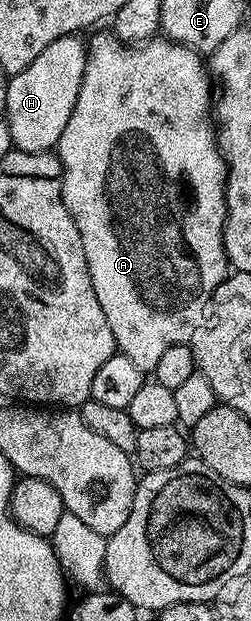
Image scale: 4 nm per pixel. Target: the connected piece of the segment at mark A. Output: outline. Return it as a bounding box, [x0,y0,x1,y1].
[54,33,230,373]

